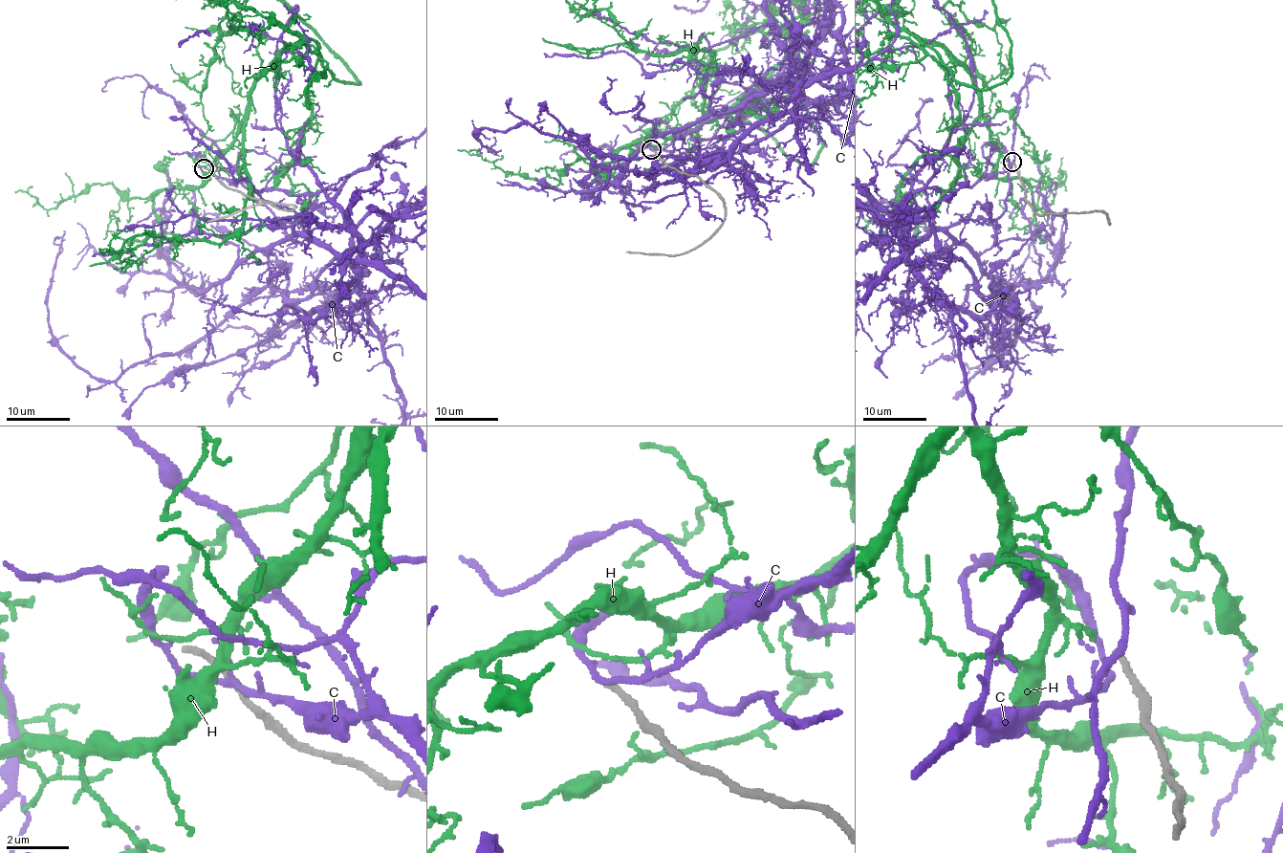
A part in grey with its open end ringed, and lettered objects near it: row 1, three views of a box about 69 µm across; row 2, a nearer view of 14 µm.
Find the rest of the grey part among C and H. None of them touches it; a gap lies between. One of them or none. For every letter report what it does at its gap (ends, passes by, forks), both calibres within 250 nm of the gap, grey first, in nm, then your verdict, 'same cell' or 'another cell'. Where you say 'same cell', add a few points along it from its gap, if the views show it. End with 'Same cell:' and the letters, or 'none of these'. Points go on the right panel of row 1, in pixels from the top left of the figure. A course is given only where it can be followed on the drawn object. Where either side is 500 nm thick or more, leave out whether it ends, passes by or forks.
C: it passes by; calibres 190 and 180 nm; another cell
H: it passes by; calibres 190 and 130 nm; another cell
Same cell: none of these

